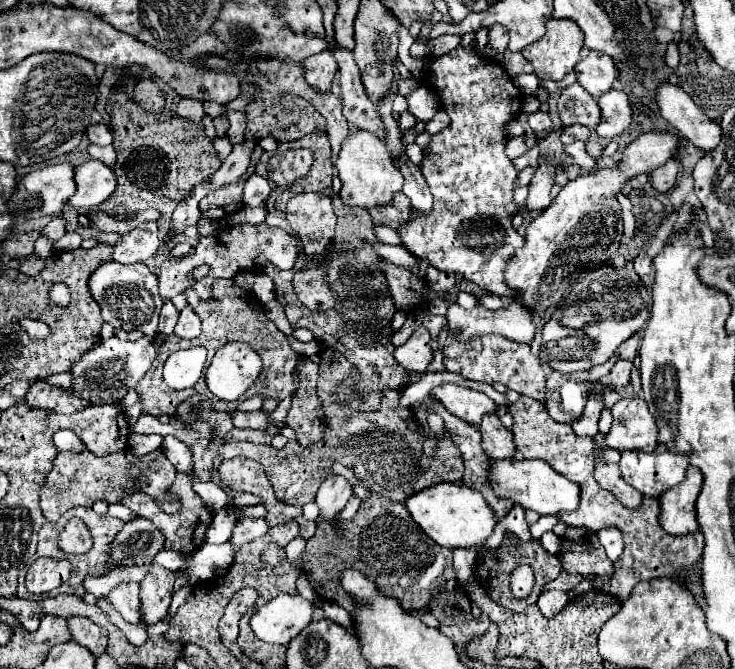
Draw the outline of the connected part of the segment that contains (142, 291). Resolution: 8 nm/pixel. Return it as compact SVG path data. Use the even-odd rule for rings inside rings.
M107 261L93 273L89 279L89 289L93 293L93 299L99 303L103 321L111 323L117 329L125 331L141 331L149 337L155 337L157 331L157 317L163 307L163 299L157 289L157 277L149 271L147 265L135 263L135 265L121 265L117 261Z

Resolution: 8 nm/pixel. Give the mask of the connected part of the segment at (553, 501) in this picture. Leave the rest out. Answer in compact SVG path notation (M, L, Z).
M499 459L489 465L489 483L497 497L511 499L523 509L537 511L539 515L557 515L561 511L573 511L579 505L579 485L555 473L547 463L537 459Z

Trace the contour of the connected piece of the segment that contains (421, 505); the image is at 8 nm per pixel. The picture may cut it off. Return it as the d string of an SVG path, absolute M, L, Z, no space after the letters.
M439 483L433 487L427 487L419 493L413 493L405 507L409 509L409 515L413 521L441 547L455 549L455 547L473 547L481 545L489 539L489 535L495 529L495 517L489 505L485 503L483 495L479 491L473 491L461 483Z

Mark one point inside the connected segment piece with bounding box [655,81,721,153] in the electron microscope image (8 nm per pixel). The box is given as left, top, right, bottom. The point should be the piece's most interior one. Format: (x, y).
(676, 107)

